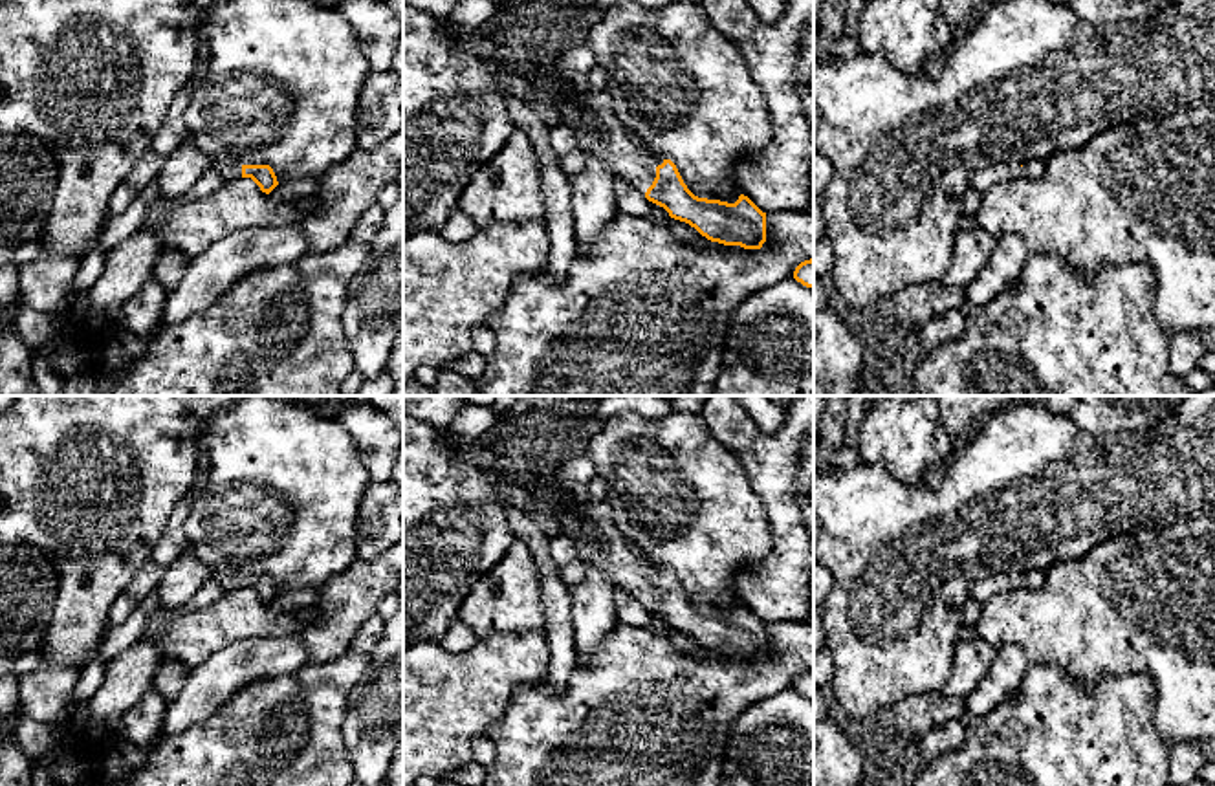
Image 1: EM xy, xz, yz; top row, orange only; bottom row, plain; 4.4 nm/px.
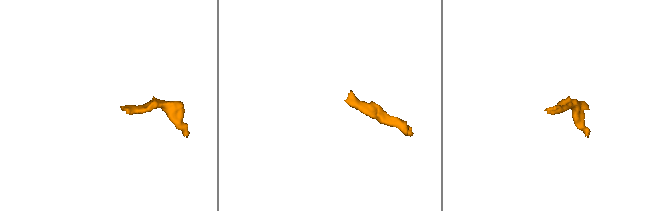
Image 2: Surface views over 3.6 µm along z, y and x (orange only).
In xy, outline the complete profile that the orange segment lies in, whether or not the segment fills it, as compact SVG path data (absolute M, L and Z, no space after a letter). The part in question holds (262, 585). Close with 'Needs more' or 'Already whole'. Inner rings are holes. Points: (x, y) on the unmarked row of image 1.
M211 568L211 577L216 579L224 590L251 588L266 605L279 595L269 575L242 575L227 568Z. Needs more

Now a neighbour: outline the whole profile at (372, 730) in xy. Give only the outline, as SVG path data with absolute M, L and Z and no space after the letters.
M403 652L367 669L341 733L354 781L361 786L385 782L403 742Z

